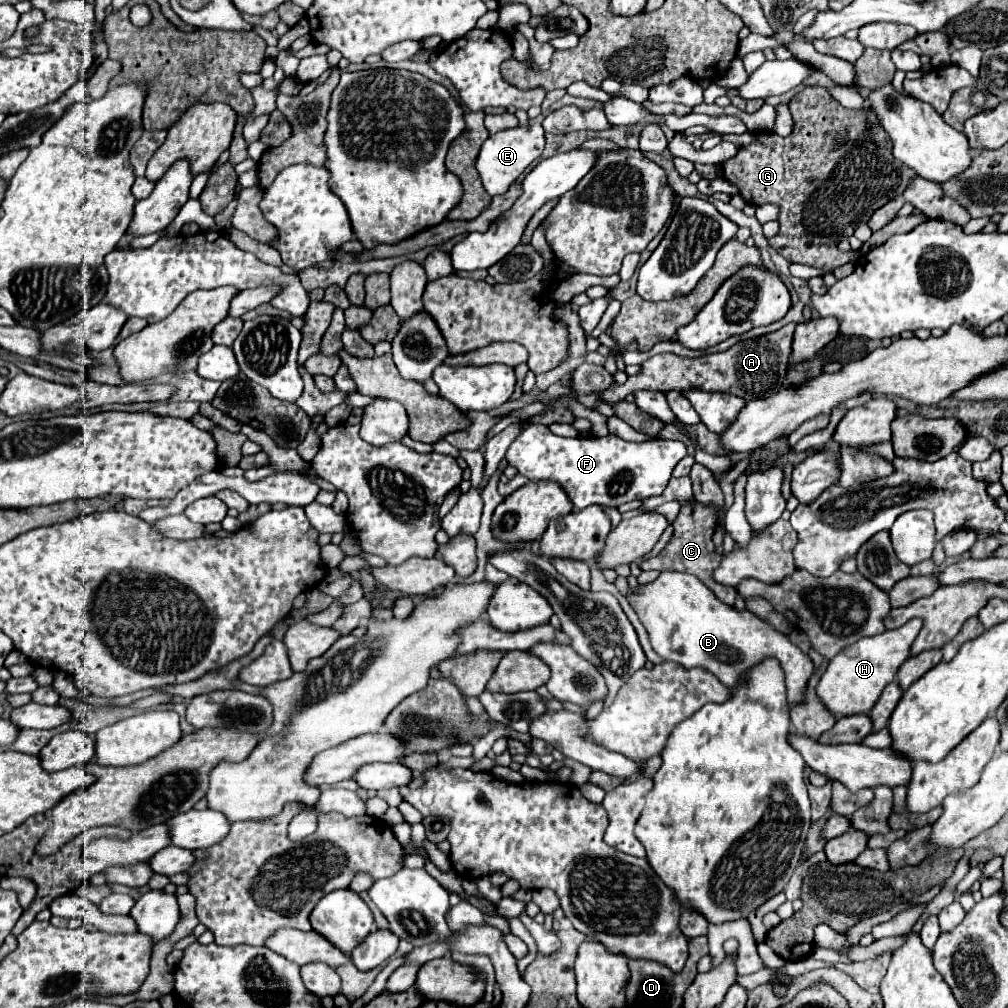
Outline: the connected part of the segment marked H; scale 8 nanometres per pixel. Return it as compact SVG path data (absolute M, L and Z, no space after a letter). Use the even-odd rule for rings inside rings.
M912 618L896 630L886 630L878 636L862 638L850 648L844 648L838 656L834 656L816 686L816 692L822 698L824 706L838 716L870 712L880 698L884 686L888 686L896 678L898 668L910 658L910 646L918 636L920 628L922 620Z

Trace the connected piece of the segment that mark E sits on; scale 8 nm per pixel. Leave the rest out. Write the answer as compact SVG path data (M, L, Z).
M528 122L526 126L516 126L510 130L502 130L492 134L480 150L480 156L476 160L478 174L482 178L482 184L490 196L506 194L510 184L542 154L544 150L544 128L540 122Z

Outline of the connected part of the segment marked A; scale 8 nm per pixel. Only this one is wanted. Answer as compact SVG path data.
M786 324L784 328L764 334L760 338L742 340L734 344L732 348L718 352L718 354L706 354L700 358L682 358L676 354L658 354L648 358L640 368L636 376L628 376L624 384L614 384L606 388L604 392L592 392L592 394L576 394L576 400L582 402L586 408L596 410L598 402L608 402L610 406L624 400L628 394L636 392L638 388L650 388L650 390L686 390L686 388L702 388L708 392L730 392L734 396L740 396L744 400L754 398L768 398L776 394L784 386L784 376L788 372L790 364L790 350L792 350L792 334L796 324Z

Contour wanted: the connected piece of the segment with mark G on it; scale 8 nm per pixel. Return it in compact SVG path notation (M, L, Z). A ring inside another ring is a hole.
M808 86L790 100L790 112L796 122L790 136L782 138L770 130L756 132L756 140L750 146L742 146L736 156L722 162L722 174L728 182L738 186L746 204L780 206L780 230L774 238L768 240L778 254L790 262L800 262L832 272L842 264L858 260L858 254L840 252L838 242L850 238L858 224L868 222L870 216L886 202L902 196L902 192L916 178L916 172L910 166L894 160L892 140L884 132L874 110L868 106L862 110L850 110L838 104L826 88Z

